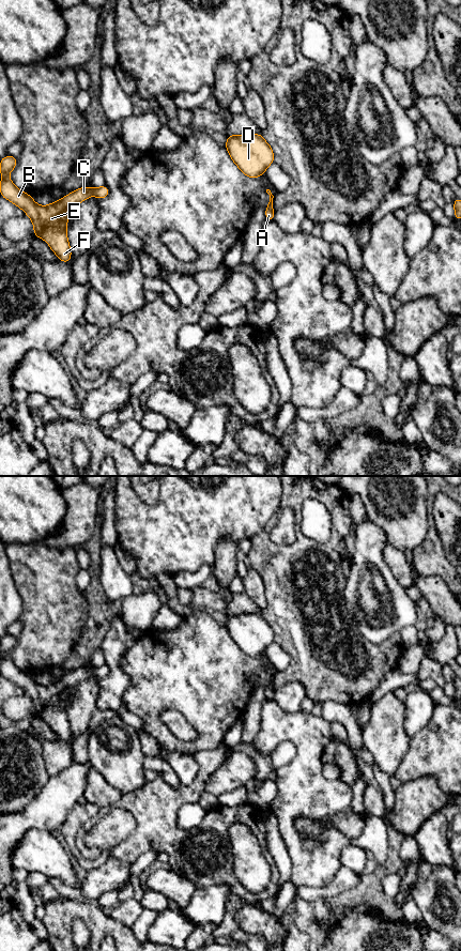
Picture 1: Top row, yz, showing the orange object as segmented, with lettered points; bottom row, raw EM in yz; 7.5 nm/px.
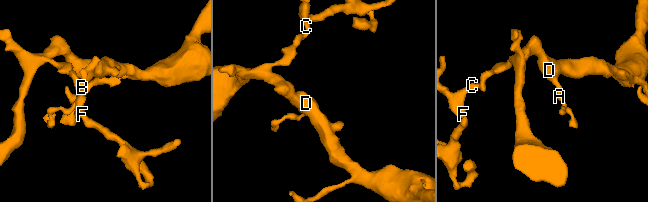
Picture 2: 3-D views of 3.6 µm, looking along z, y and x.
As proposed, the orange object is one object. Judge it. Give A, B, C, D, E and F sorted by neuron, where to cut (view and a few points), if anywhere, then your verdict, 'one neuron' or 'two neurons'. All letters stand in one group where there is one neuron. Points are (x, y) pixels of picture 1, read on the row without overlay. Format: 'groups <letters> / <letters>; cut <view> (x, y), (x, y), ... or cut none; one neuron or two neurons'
groups A B C D E F; cut none; one neuron

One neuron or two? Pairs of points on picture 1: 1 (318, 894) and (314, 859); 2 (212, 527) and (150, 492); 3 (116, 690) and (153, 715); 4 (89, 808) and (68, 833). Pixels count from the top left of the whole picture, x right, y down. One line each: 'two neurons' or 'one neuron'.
1: two neurons
2: two neurons
3: two neurons
4: one neuron

